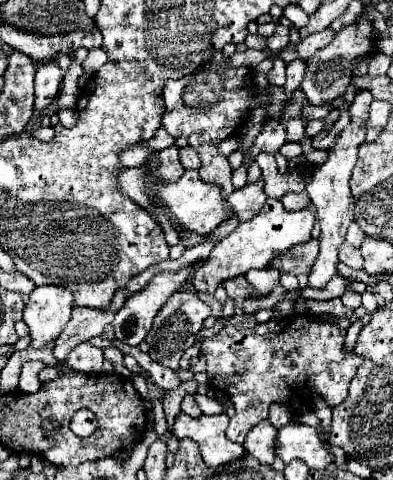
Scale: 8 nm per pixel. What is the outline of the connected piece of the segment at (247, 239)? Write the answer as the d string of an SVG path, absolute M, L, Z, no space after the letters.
M268 198L266 204L258 214L254 214L250 220L238 224L224 240L220 240L214 250L210 252L208 260L202 260L196 264L192 274L192 286L198 292L214 292L218 284L222 284L228 278L246 274L252 268L264 268L276 254L286 252L290 246L310 240L312 228L314 228L314 214L310 210L298 210L298 212L286 212L282 208L280 200Z

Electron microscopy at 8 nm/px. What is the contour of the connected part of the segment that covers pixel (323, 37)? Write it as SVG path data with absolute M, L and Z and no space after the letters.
M326 28L326 30L322 30L322 32L316 32L316 34L310 34L310 36L302 38L302 40L298 42L298 56L308 60L318 48L324 48L324 46L332 40L332 36L334 36L334 32Z

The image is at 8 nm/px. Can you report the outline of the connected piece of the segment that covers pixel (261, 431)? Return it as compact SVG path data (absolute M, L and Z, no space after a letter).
M270 420L258 422L246 436L244 440L244 450L254 456L262 464L272 464L274 462L274 448L272 440L276 438L276 428L270 424Z

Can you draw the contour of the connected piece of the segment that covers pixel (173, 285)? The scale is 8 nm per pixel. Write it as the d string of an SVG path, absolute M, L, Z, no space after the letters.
M192 266L176 274L158 274L148 282L144 290L128 296L112 322L116 338L130 346L138 346L150 332L152 320L168 300L168 294L180 290L188 282L190 274Z

